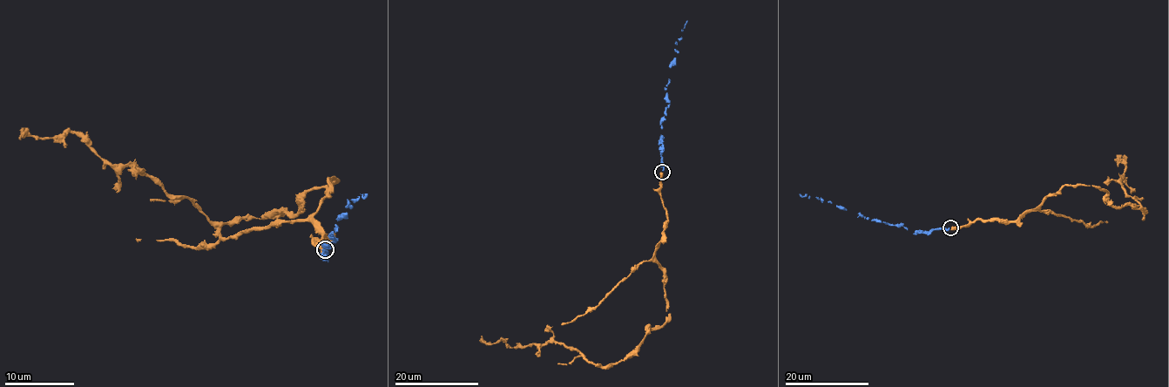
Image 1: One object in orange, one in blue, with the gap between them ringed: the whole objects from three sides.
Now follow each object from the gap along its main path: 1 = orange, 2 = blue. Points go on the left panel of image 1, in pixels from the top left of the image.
1: (326, 249), (333, 237), (314, 214), (336, 179), (298, 213), (216, 223), (74, 133), (22, 137)
2: (326, 249), (322, 260), (324, 246), (336, 241), (329, 234), (350, 209), (347, 202), (368, 193)

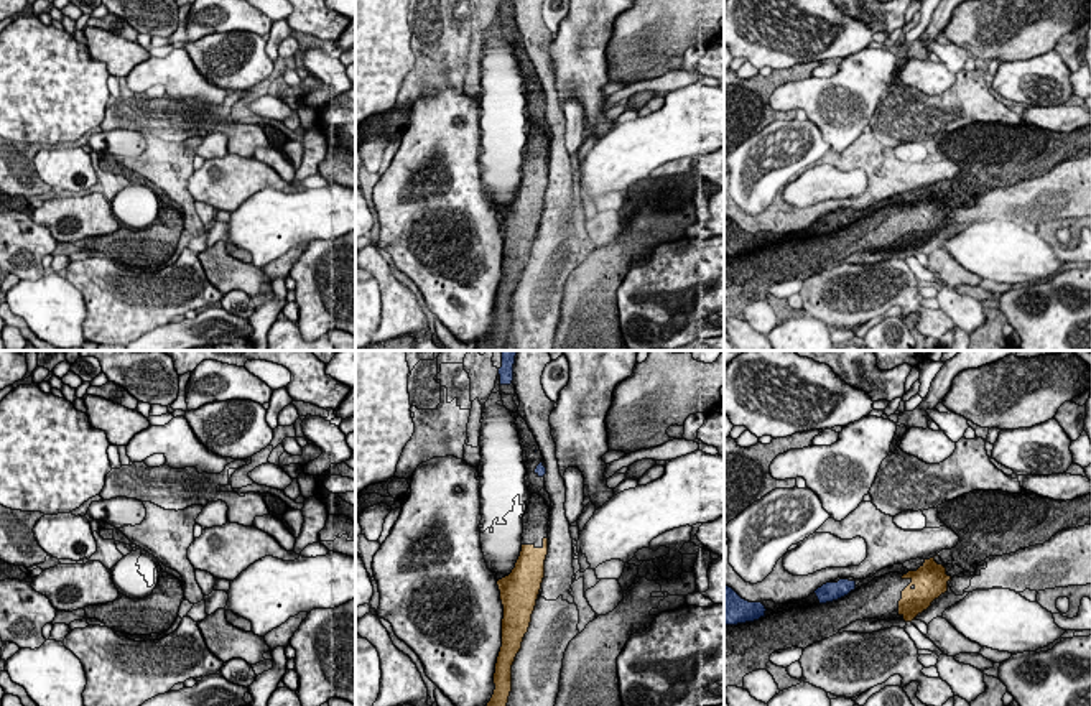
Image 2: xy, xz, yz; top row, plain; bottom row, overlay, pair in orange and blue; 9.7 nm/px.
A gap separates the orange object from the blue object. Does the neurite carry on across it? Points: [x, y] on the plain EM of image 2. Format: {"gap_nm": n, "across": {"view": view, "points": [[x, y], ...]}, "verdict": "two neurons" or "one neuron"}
{"gap_nm": 460, "across": {"view": "yz", "points": [[899, 232], [854, 219]]}, "verdict": "two neurons"}

